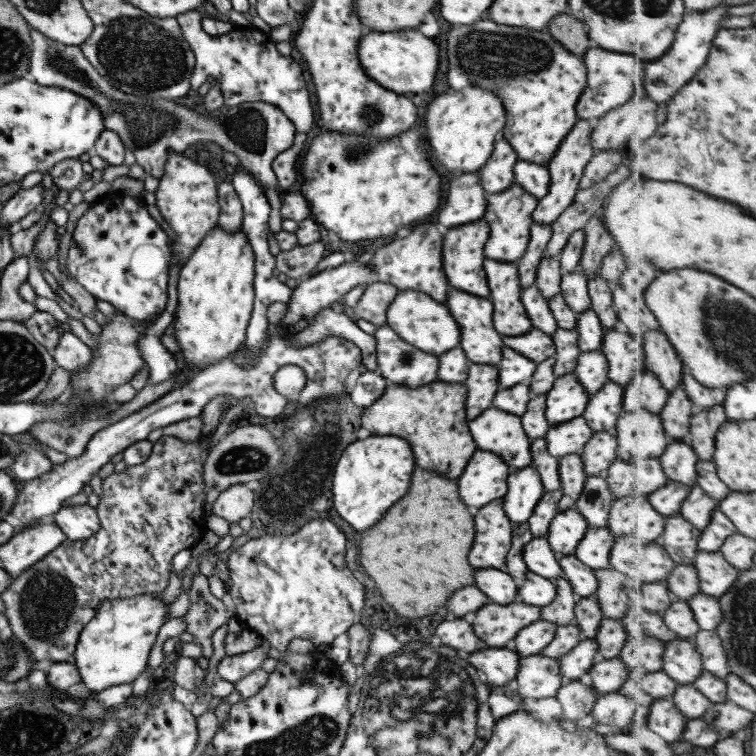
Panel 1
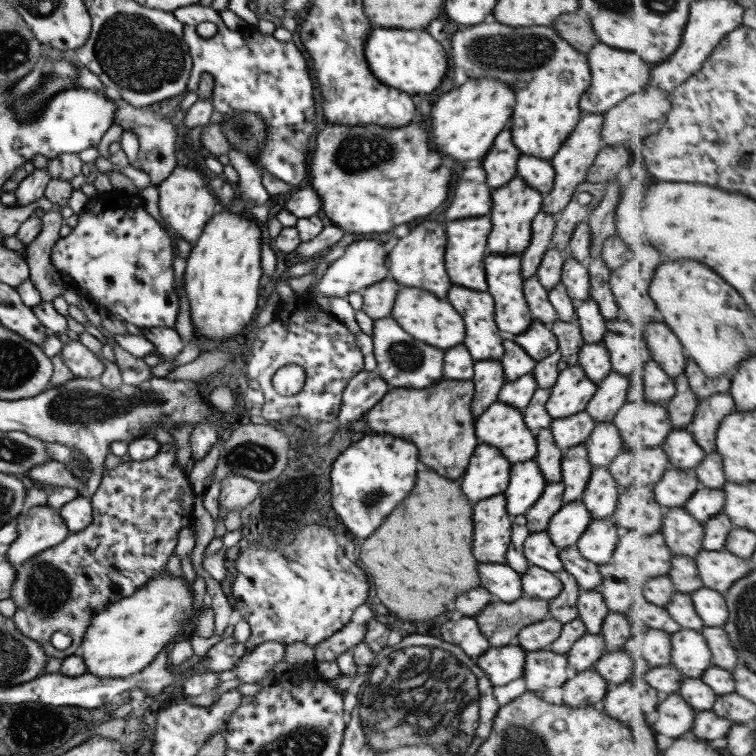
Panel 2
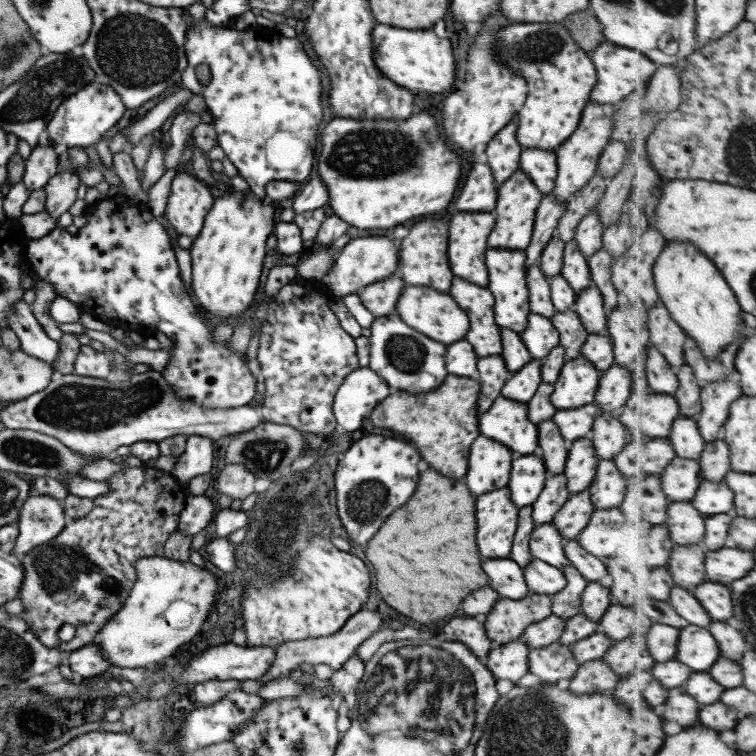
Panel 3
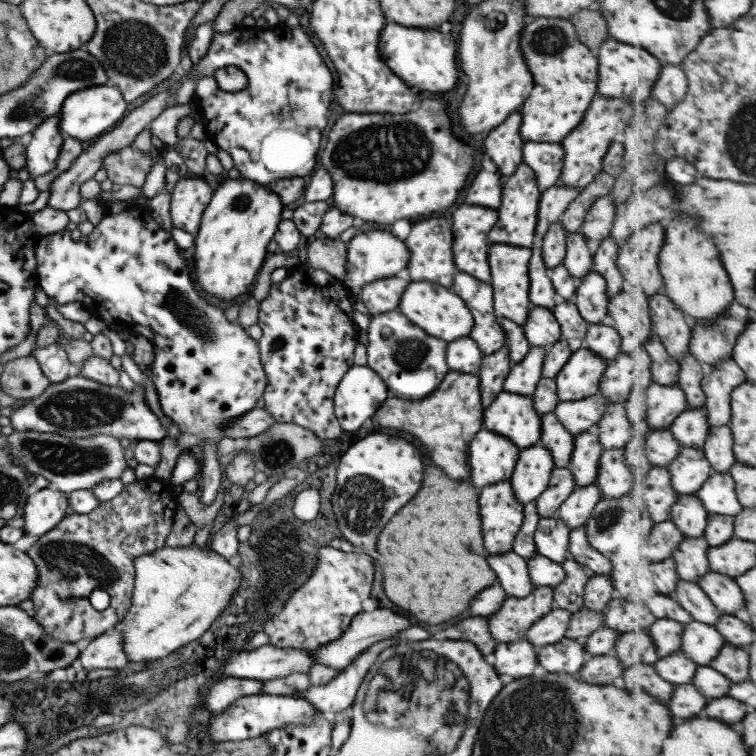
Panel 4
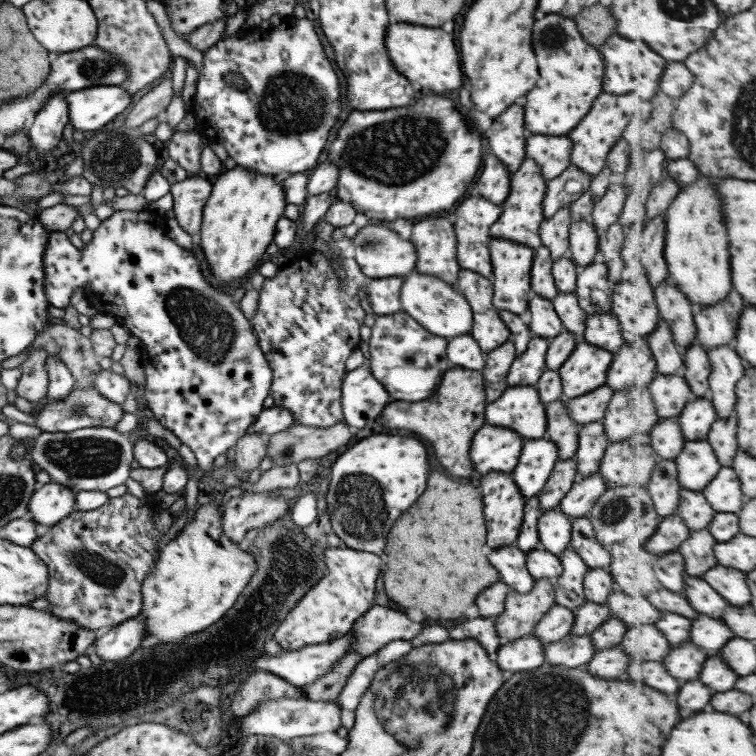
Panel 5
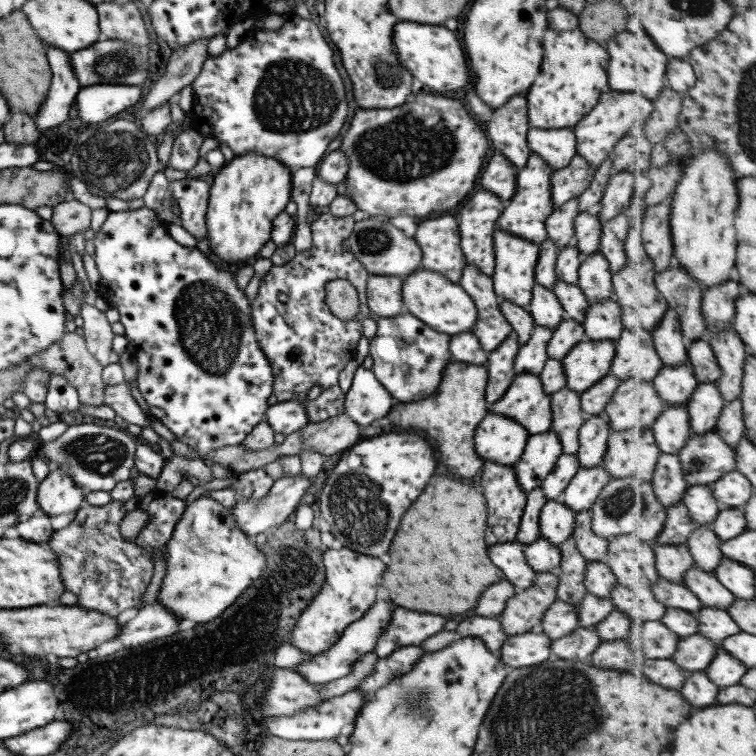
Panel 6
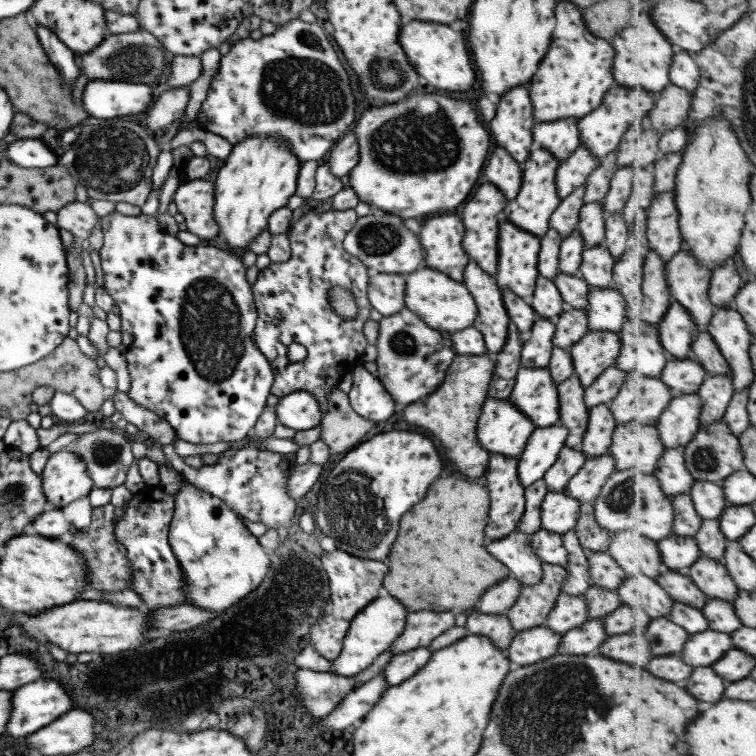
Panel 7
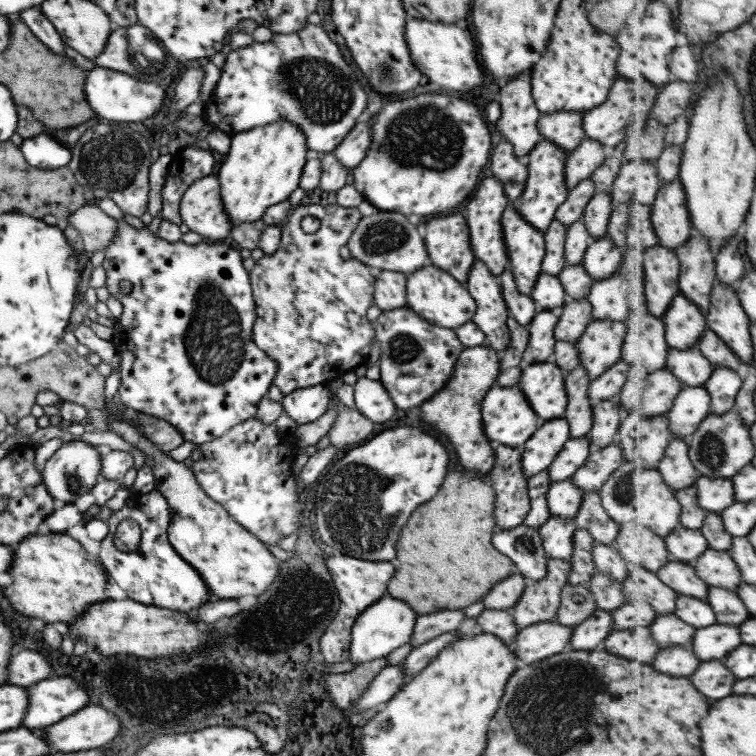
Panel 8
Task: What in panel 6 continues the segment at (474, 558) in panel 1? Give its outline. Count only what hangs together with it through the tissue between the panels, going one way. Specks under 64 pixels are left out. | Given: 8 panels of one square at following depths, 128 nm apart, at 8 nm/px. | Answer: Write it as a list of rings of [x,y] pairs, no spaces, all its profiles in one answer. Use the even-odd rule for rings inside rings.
[[[485,461],[482,466],[479,478],[481,478],[483,496],[487,500],[487,528],[489,528],[487,542],[497,544],[503,540],[513,541],[518,532],[518,524],[526,502],[526,492],[517,485],[512,466],[499,466],[491,461]]]

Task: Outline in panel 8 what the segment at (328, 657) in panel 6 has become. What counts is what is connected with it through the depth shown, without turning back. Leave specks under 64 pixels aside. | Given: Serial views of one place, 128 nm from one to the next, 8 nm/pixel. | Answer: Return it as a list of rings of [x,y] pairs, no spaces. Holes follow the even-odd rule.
[[[379,598],[354,620],[350,634],[350,655],[347,661],[355,666],[387,656],[389,652],[408,642],[414,622],[415,612],[405,602],[393,598]]]

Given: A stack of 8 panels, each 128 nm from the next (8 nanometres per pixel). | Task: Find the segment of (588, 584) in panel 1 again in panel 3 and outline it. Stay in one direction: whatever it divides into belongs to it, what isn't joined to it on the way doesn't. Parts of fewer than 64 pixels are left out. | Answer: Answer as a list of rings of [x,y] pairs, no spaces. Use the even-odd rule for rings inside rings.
[[[576,538],[563,541],[563,552],[570,565],[584,576],[587,583],[608,581],[612,575],[611,572],[607,572],[605,561],[581,548]]]

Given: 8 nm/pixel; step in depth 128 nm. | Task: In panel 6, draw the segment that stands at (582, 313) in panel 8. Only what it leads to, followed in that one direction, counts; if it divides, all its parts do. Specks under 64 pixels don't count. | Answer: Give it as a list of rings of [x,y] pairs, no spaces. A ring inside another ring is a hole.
[[[563,318],[552,330],[546,353],[549,359],[562,359],[576,342],[585,340],[582,323],[572,318]]]

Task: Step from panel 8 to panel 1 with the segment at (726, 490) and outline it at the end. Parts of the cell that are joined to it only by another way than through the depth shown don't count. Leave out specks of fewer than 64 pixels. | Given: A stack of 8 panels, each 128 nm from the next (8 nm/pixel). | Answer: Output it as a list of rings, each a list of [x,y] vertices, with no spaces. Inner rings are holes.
[[[683,515],[666,517],[666,528],[659,542],[679,565],[695,563],[702,531]]]

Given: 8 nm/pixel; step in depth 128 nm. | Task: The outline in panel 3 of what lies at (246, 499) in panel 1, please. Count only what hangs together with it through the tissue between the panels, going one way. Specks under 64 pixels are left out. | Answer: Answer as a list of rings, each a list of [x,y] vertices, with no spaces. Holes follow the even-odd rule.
[[[227,464],[214,480],[218,495],[232,500],[243,500],[254,492],[254,475],[241,464]]]

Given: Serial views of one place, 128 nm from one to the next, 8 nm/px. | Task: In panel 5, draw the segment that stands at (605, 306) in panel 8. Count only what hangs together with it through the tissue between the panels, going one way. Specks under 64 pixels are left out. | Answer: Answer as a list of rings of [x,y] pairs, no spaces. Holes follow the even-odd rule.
[[[610,310],[586,315],[583,340],[610,353],[615,352],[624,343],[618,320]]]

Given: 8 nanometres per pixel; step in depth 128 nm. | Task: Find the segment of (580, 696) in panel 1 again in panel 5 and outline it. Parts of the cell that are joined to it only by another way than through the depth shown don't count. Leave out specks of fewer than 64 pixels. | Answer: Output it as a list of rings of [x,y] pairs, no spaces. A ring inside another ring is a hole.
[[[615,646],[595,650],[591,660],[585,664],[585,669],[594,677],[625,680],[628,663],[628,656],[619,646]]]

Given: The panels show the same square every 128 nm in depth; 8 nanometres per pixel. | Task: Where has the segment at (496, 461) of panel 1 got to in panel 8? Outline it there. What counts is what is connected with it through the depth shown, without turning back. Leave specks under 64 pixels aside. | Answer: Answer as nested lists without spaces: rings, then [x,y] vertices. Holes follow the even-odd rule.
[[[493,384],[485,393],[480,409],[483,432],[491,445],[499,444],[521,450],[523,443],[541,423],[517,384],[508,387]]]

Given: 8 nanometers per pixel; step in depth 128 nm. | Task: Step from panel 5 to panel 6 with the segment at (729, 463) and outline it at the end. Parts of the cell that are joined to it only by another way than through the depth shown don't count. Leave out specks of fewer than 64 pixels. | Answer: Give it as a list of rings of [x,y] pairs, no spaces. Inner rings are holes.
[[[740,398],[726,403],[716,430],[733,448],[738,447],[740,440],[746,436],[744,406]]]

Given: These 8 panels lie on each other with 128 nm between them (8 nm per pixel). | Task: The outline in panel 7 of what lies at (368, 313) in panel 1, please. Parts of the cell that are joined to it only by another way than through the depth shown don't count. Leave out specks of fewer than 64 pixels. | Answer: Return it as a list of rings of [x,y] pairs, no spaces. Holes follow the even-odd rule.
[[[376,273],[368,278],[369,304],[382,316],[391,316],[403,306],[403,278],[399,274]]]

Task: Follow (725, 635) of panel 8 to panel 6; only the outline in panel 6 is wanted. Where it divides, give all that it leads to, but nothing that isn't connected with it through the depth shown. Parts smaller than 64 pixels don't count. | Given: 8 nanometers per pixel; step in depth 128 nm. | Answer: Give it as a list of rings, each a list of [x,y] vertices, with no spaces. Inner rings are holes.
[[[701,633],[681,639],[672,659],[689,674],[705,671],[715,660],[720,644],[714,643]]]

